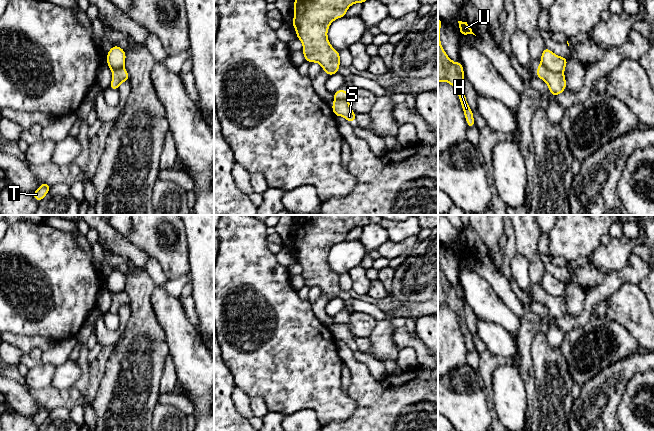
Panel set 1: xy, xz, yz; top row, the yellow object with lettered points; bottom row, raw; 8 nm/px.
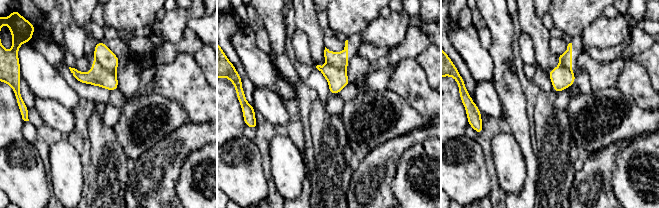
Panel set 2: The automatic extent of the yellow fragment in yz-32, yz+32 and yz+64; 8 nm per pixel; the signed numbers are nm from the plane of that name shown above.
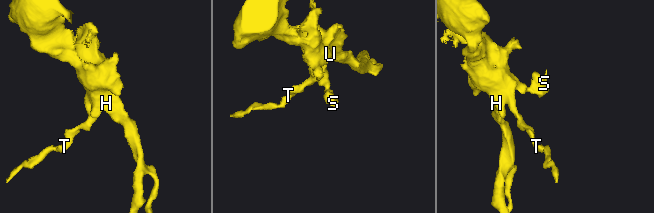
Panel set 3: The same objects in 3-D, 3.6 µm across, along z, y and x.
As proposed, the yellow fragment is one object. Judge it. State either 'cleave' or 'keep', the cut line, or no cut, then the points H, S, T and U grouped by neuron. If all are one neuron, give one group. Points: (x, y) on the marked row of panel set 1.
cleave; cut in yz along (541, 62), (550, 70), (562, 72); H T U / S

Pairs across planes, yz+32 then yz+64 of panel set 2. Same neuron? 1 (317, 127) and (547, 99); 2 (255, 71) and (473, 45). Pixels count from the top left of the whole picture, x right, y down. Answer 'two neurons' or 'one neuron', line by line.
1: one neuron
2: one neuron

